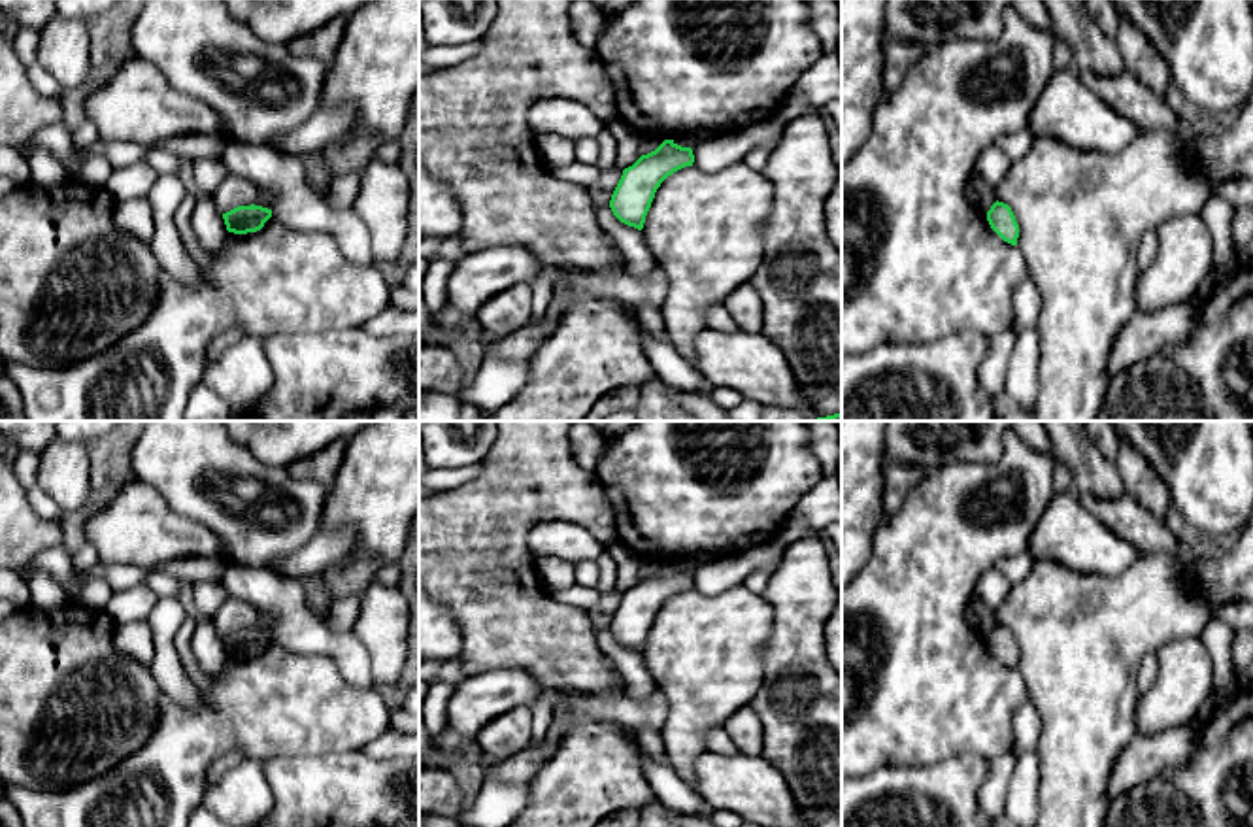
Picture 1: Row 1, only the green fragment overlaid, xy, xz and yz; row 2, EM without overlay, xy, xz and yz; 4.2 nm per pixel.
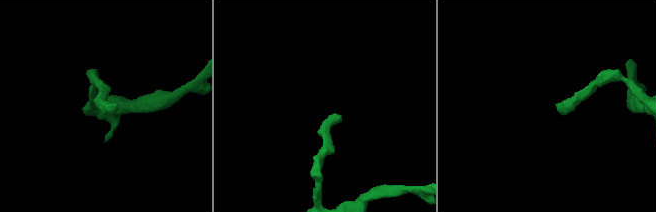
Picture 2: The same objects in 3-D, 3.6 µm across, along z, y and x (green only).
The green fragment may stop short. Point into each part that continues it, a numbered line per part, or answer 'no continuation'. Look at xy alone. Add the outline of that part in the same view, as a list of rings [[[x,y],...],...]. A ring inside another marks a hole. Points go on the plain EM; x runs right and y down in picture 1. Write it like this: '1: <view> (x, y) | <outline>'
no continuation

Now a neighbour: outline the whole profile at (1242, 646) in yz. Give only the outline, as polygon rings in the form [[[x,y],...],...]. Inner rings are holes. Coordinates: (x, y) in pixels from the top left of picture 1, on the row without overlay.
[[[1251,631],[1234,633],[1230,659],[1238,674],[1242,674],[1253,663],[1253,633]]]

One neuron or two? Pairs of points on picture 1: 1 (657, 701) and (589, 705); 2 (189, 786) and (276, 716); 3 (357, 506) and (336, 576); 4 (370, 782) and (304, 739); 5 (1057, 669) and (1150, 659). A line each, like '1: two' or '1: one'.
1: one
2: one
3: one
4: two
5: two

